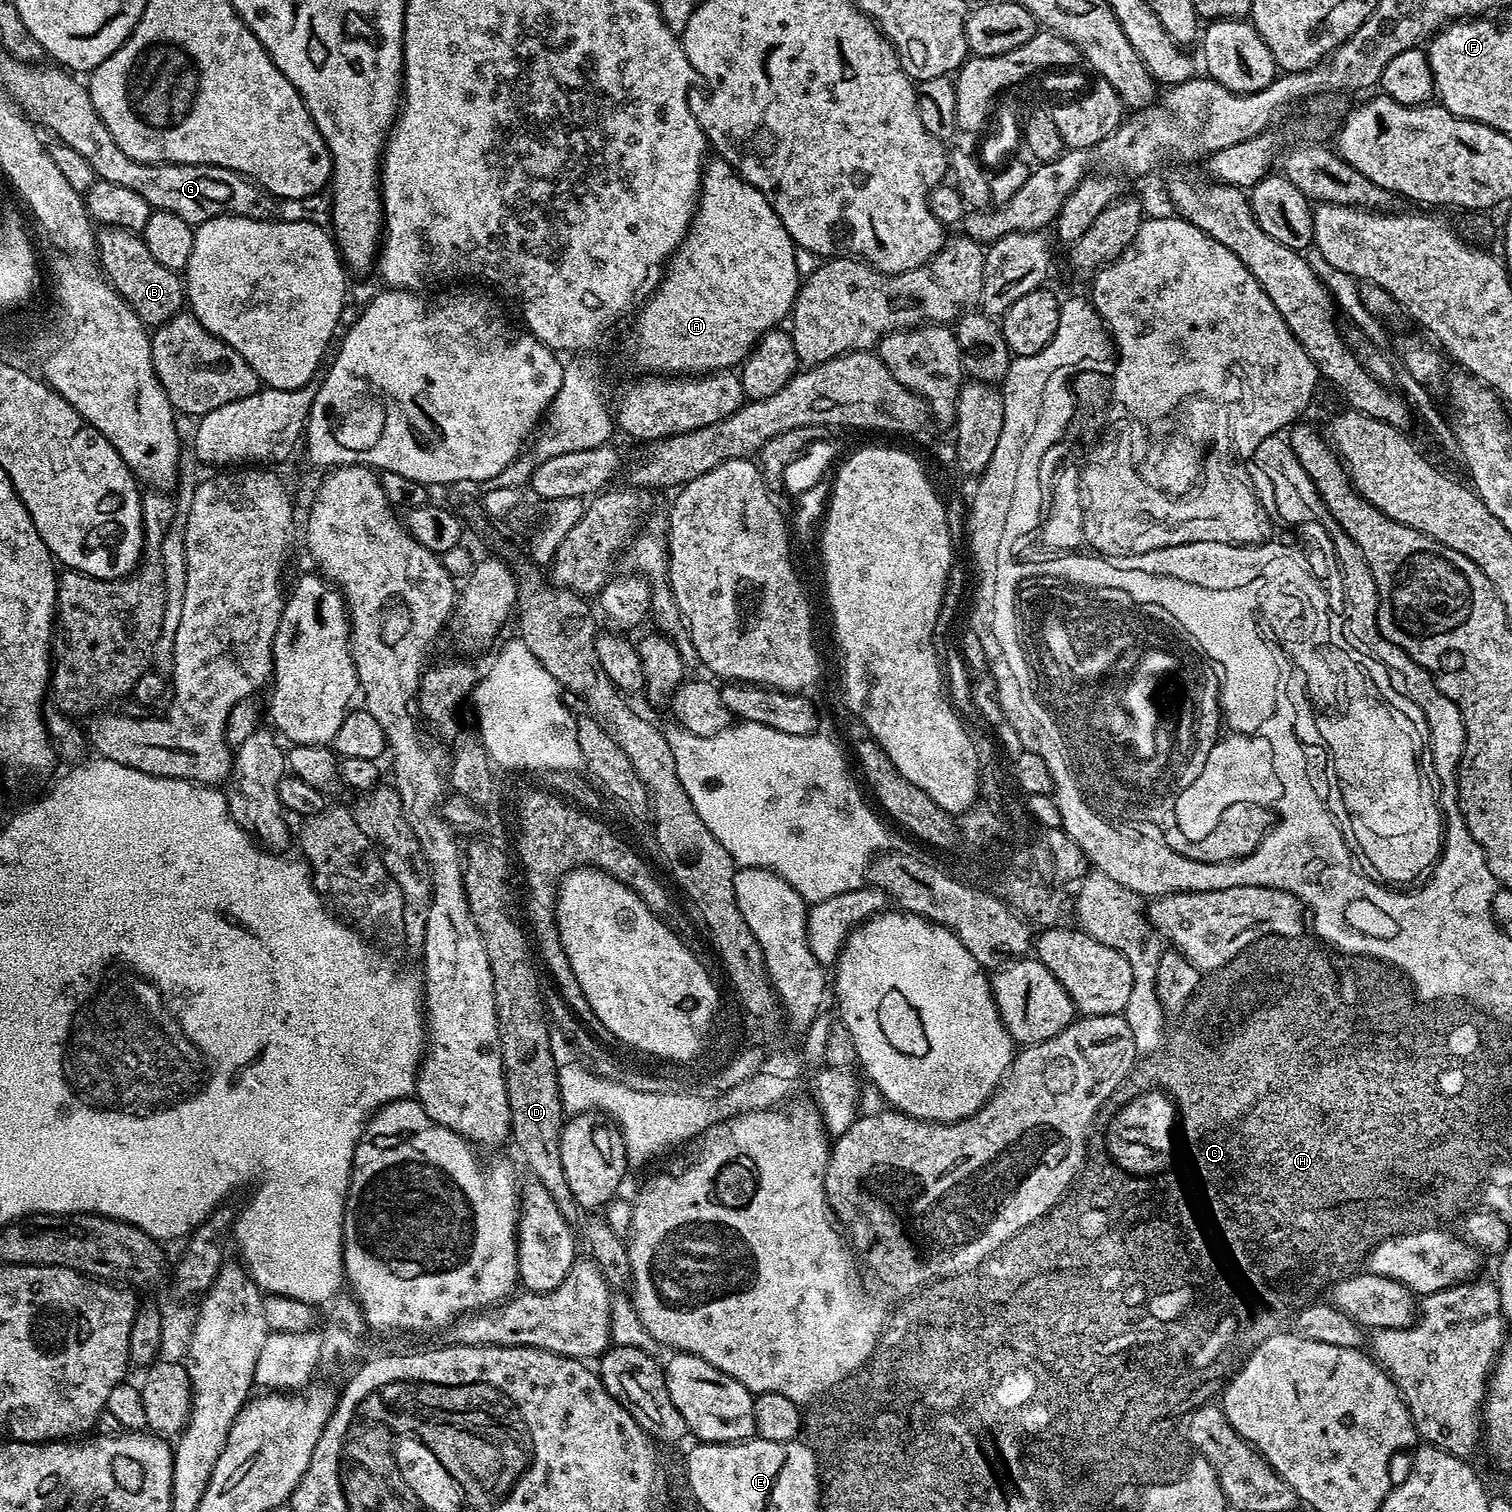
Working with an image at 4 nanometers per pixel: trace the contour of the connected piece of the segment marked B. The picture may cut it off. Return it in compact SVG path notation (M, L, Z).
M101 227L96 233L96 251L99 265L109 284L138 314L145 326L159 326L170 322L185 307L185 286L179 271L162 266L150 254L143 235L125 228Z

